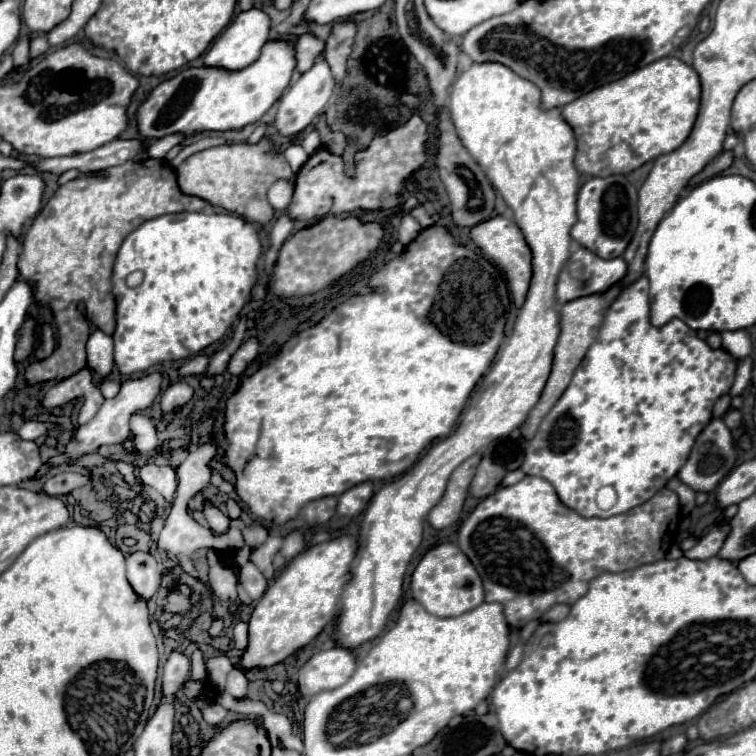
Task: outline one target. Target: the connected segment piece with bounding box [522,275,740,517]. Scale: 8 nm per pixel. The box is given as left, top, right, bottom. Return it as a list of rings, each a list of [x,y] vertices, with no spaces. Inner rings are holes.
[[[642,275],[636,283],[624,287],[608,307],[598,341],[592,343],[574,371],[568,389],[542,419],[536,435],[528,443],[522,471],[550,481],[560,501],[582,517],[612,517],[626,513],[664,489],[680,471],[696,437],[712,419],[716,399],[730,391],[738,365],[740,359],[732,357],[726,349],[712,349],[680,319],[664,327],[654,327],[650,323],[648,279]],[[604,485],[614,487],[618,493],[616,505],[608,511],[596,505],[596,493]]]

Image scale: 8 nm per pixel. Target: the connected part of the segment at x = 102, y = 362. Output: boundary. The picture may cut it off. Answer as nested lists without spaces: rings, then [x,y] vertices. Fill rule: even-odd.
[[[96,329],[92,333],[92,337],[88,339],[86,349],[88,349],[88,367],[96,375],[106,377],[114,367],[114,343],[112,343],[112,337]]]

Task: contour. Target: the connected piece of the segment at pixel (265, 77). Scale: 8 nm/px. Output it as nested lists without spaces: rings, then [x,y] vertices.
[[[270,41],[270,43],[264,45],[258,61],[254,61],[252,65],[248,65],[246,69],[236,71],[236,73],[228,73],[226,69],[208,69],[208,67],[184,69],[176,77],[160,83],[148,95],[148,99],[140,105],[140,109],[138,109],[140,137],[144,137],[148,141],[156,141],[156,139],[162,139],[164,135],[184,131],[186,137],[190,139],[192,135],[202,133],[202,131],[242,129],[248,123],[256,123],[272,107],[272,103],[284,93],[284,89],[288,87],[288,81],[292,77],[294,67],[296,67],[296,51],[294,51],[294,47],[288,41]]]

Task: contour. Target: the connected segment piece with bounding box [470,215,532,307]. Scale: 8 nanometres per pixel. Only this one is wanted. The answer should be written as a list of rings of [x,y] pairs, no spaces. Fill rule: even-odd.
[[[496,215],[488,221],[482,221],[470,229],[470,239],[480,247],[482,255],[490,261],[494,261],[508,277],[508,285],[514,297],[516,307],[524,303],[524,293],[528,291],[528,281],[532,277],[532,253],[528,253],[528,245],[524,241],[524,235],[520,233],[518,225],[510,215]]]

